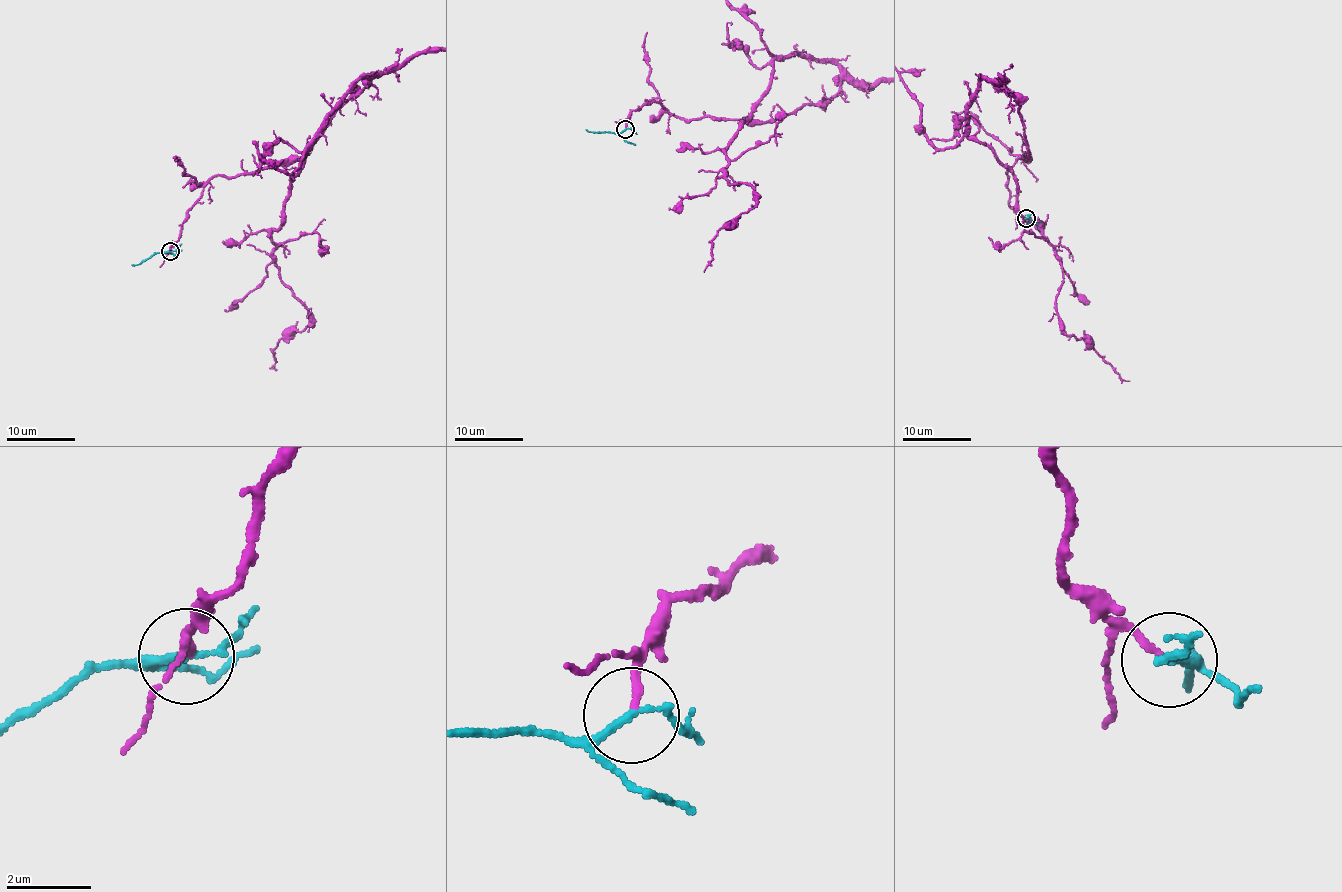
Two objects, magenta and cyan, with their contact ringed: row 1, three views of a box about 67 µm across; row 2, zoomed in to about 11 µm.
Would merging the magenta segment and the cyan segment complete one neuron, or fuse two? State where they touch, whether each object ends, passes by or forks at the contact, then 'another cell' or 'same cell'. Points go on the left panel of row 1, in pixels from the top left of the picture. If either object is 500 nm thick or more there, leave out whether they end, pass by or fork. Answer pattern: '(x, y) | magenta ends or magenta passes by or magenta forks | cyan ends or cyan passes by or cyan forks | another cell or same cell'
(170, 251) | magenta ends | cyan passes by | same cell

